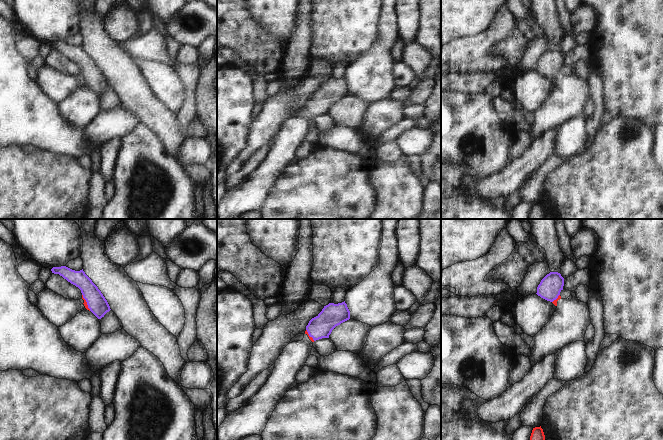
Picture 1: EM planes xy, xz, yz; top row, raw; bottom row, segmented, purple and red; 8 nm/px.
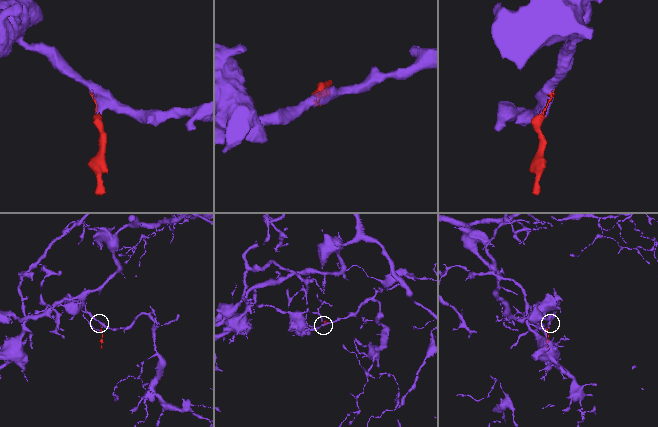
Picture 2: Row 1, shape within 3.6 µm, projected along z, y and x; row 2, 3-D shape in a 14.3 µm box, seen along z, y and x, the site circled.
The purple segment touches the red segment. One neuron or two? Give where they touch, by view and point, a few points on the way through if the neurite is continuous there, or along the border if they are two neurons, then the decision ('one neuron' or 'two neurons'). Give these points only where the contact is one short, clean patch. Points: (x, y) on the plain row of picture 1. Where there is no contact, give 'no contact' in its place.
xy (86, 77) | one neuron

